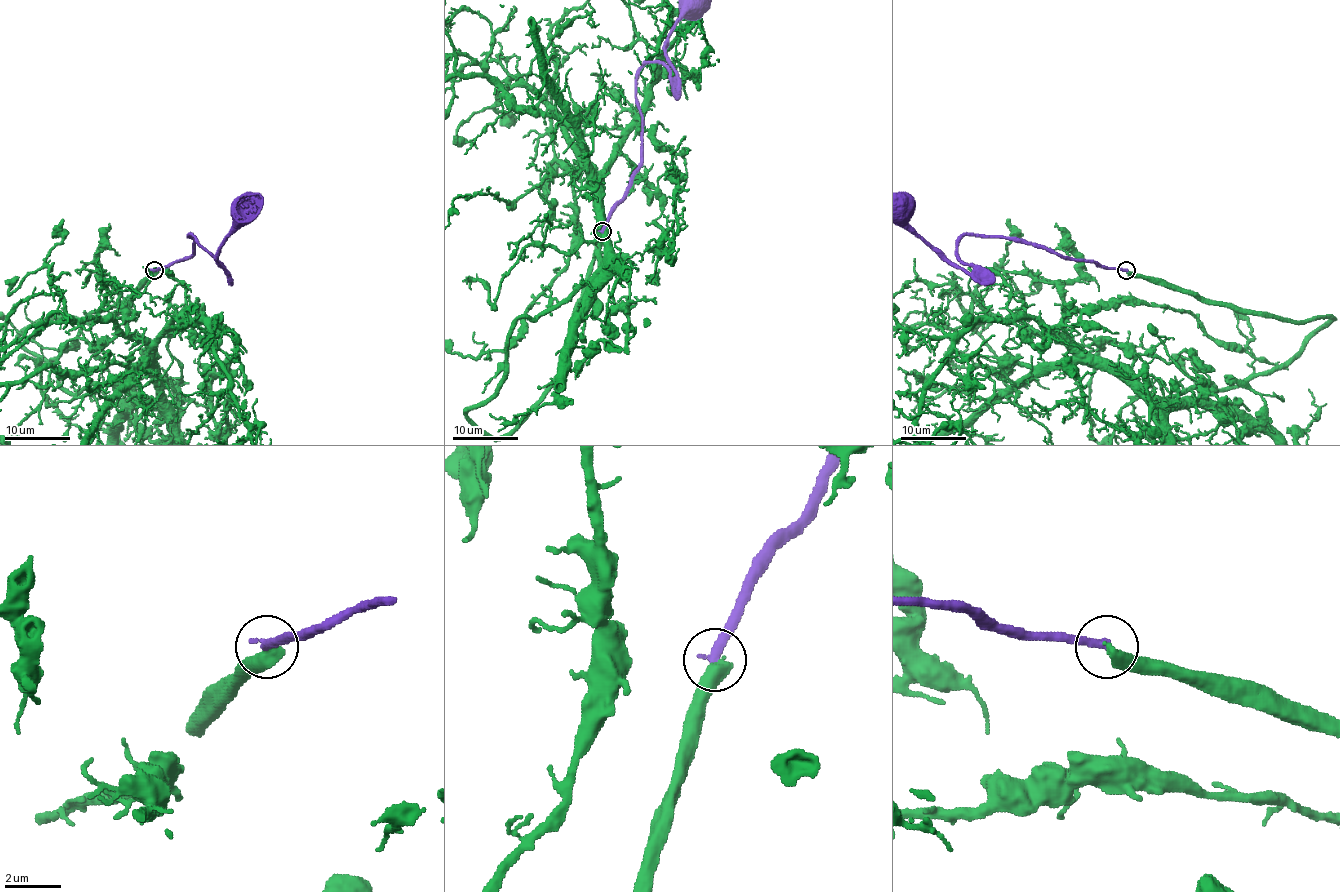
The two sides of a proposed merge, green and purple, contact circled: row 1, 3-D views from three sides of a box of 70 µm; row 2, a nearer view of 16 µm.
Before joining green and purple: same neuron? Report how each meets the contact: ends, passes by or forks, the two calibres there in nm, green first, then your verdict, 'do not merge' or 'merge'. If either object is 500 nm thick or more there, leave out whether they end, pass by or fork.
calibres 500 and 360 nm; do not merge

